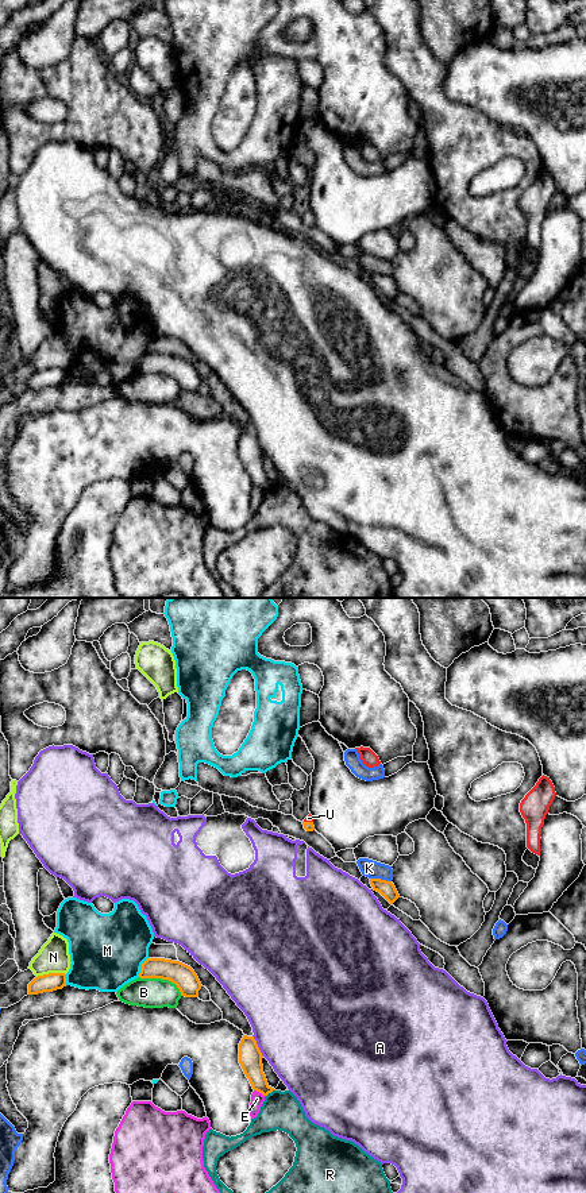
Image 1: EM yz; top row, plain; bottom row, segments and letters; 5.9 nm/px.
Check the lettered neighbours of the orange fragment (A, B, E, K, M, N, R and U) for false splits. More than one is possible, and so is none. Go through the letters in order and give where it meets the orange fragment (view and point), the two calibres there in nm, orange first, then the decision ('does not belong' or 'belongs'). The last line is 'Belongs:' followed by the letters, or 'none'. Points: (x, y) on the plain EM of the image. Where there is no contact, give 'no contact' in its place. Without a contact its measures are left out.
A: contact yz (257, 441); calibres 140 and 480 nm; does not belong
B: contact yz (162, 374); calibres 140 and 180 nm; does not belong
E: contact yz (259, 487); calibres 140 and 80 nm; does not belong
K: contact yz (381, 275); calibres 100 and 110 nm; does not belong
M: contact yz (142, 362); calibres 140 and 440 nm; does not belong
N: contact yz (50, 369); calibres 110 and 180 nm; does not belong
R: contact yz (269, 487); calibres 140 and 220 nm; does not belong
U: contact yz (308, 217); calibres 60 and 40 nm; belongs
Belongs: U

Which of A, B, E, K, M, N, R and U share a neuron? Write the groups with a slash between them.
A / B / E / K / M / N / R / U

